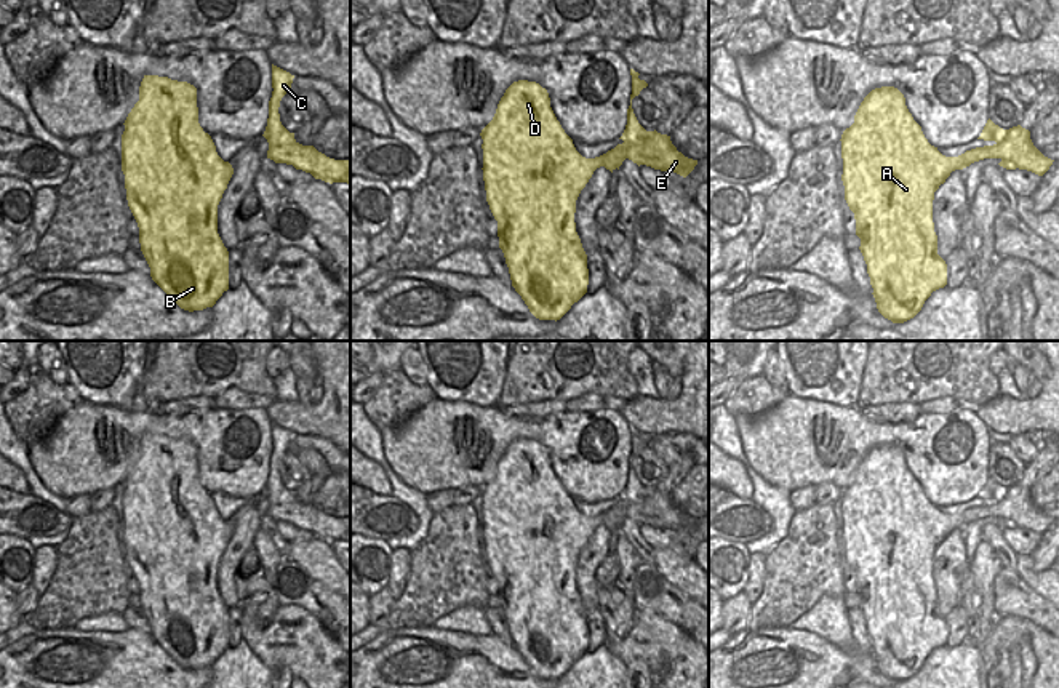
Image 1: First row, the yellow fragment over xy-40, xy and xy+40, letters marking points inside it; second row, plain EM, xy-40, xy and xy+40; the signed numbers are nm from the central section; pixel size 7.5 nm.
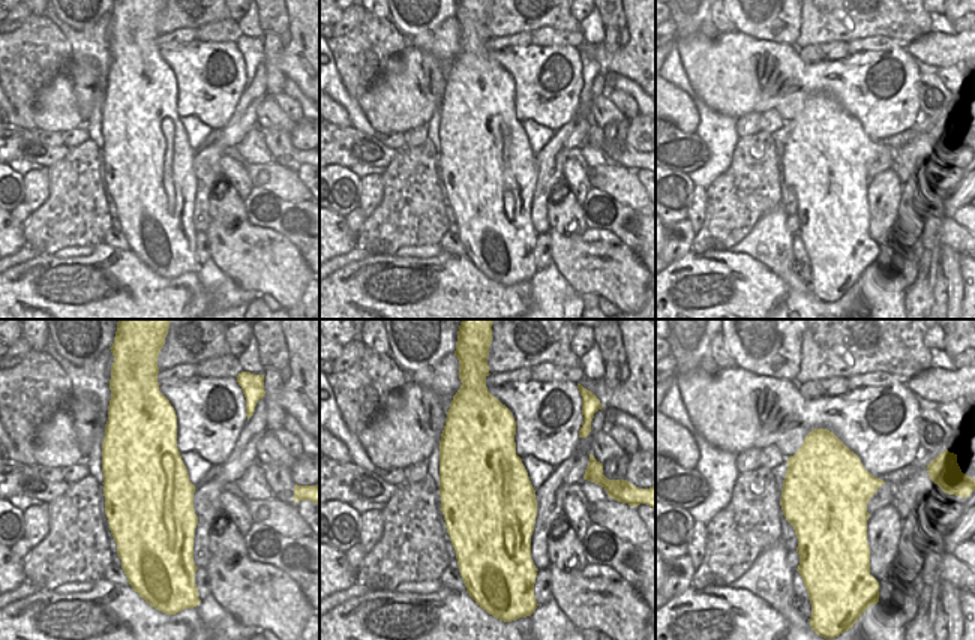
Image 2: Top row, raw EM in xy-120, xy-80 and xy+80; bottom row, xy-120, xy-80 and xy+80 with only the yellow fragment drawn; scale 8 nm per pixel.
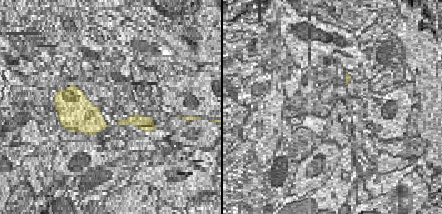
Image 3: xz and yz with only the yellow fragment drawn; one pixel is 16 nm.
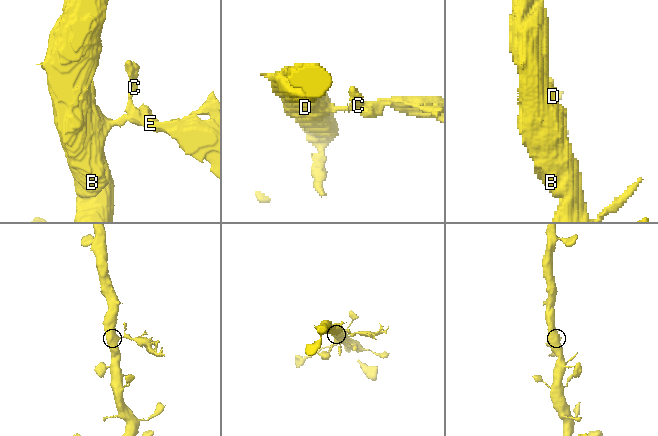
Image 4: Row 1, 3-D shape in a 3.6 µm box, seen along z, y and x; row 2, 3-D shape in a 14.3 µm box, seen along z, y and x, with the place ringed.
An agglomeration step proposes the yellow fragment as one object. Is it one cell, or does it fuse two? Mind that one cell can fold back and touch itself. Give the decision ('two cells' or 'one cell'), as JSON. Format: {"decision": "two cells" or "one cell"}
{"decision": "two cells"}

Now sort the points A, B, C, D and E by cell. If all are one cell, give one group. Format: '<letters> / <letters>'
A B D / C E

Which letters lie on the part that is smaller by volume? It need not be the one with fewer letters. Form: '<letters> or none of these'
C, E

